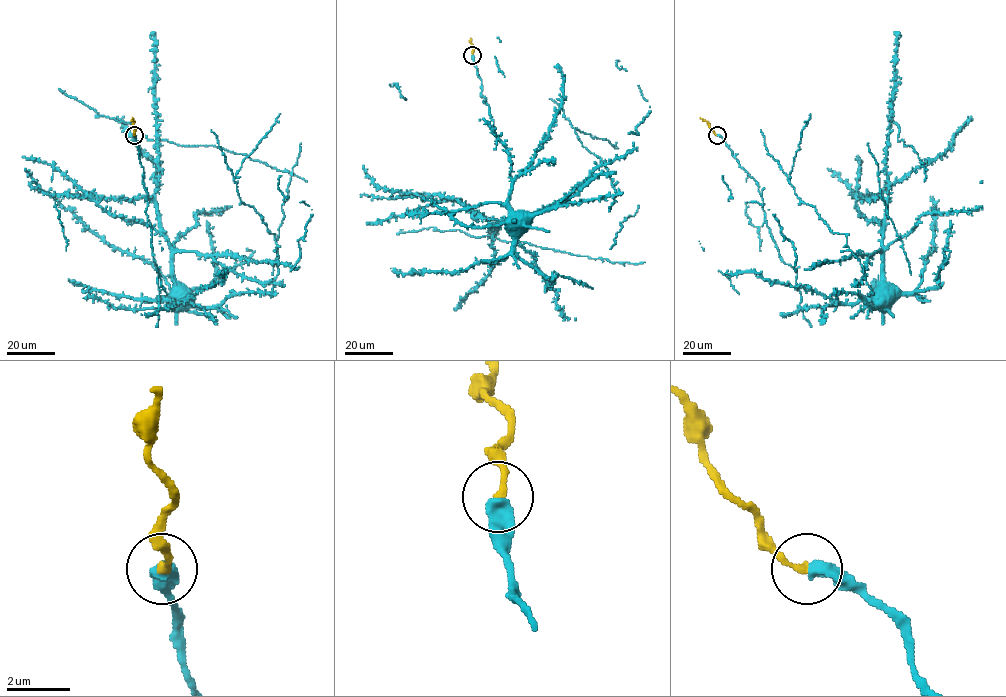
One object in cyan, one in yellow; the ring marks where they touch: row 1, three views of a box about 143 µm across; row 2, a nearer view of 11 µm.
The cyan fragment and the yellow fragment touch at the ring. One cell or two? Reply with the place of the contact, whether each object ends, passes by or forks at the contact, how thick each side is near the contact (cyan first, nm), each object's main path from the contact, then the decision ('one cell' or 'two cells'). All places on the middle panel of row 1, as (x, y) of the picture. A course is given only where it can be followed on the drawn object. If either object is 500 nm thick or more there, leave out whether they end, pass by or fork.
(472, 55) | 550/220 nm | cyan via (472, 55), (481, 80), (480, 93), (510, 162), (508, 203), (521, 214) | yellow via (472, 55), (470, 38) | one cell

